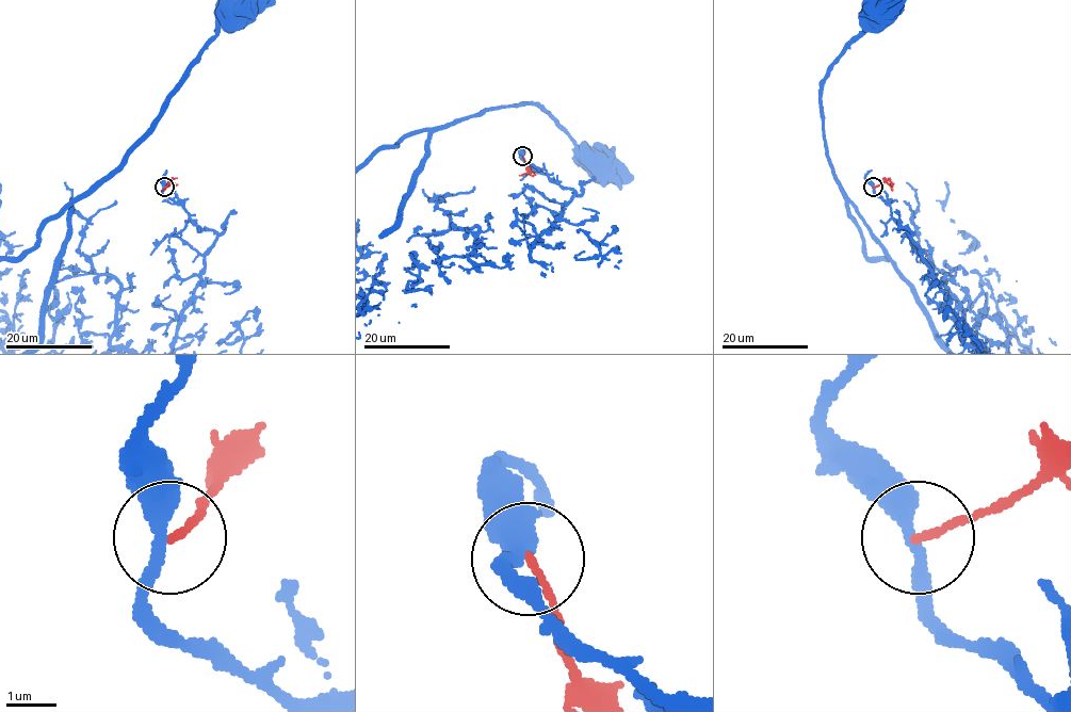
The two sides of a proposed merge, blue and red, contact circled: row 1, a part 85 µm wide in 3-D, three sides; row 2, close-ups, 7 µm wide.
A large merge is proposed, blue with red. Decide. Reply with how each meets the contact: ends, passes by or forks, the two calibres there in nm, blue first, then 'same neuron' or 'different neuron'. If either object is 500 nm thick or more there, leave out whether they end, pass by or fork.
blue passes by; red ends; calibres 320 and 130 nm; different neuron

